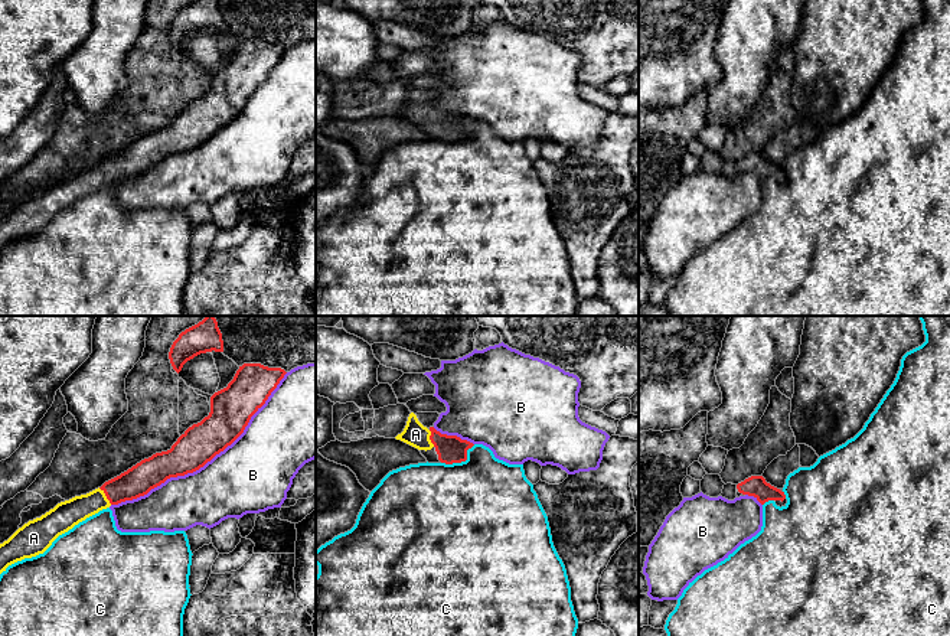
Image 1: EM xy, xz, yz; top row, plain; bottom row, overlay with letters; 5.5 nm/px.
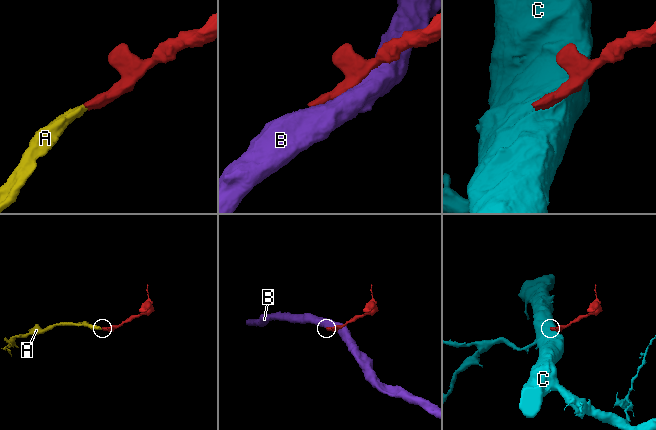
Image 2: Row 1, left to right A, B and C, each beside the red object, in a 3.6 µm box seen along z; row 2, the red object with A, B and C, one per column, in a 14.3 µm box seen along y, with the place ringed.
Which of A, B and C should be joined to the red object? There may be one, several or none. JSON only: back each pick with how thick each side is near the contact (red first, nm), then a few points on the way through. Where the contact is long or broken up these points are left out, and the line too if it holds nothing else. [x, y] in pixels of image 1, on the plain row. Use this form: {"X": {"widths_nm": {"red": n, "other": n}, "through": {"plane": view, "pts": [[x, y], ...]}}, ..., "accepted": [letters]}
{"A": {"widths_nm": {"red": 170, "other": 150}, "through": {"plane": "xy", "pts": [[140, 156], [105, 172], [68, 191]]}}, "accepted": ["A"]}

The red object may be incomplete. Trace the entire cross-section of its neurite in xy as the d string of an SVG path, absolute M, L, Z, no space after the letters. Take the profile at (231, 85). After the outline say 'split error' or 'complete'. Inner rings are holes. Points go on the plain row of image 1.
M261 40L239 43L228 63L210 74L209 92L189 104L170 127L141 137L86 172L58 180L0 221L0 251L17 238L43 231L59 212L99 187L203 144L244 110L285 50Z | split error

